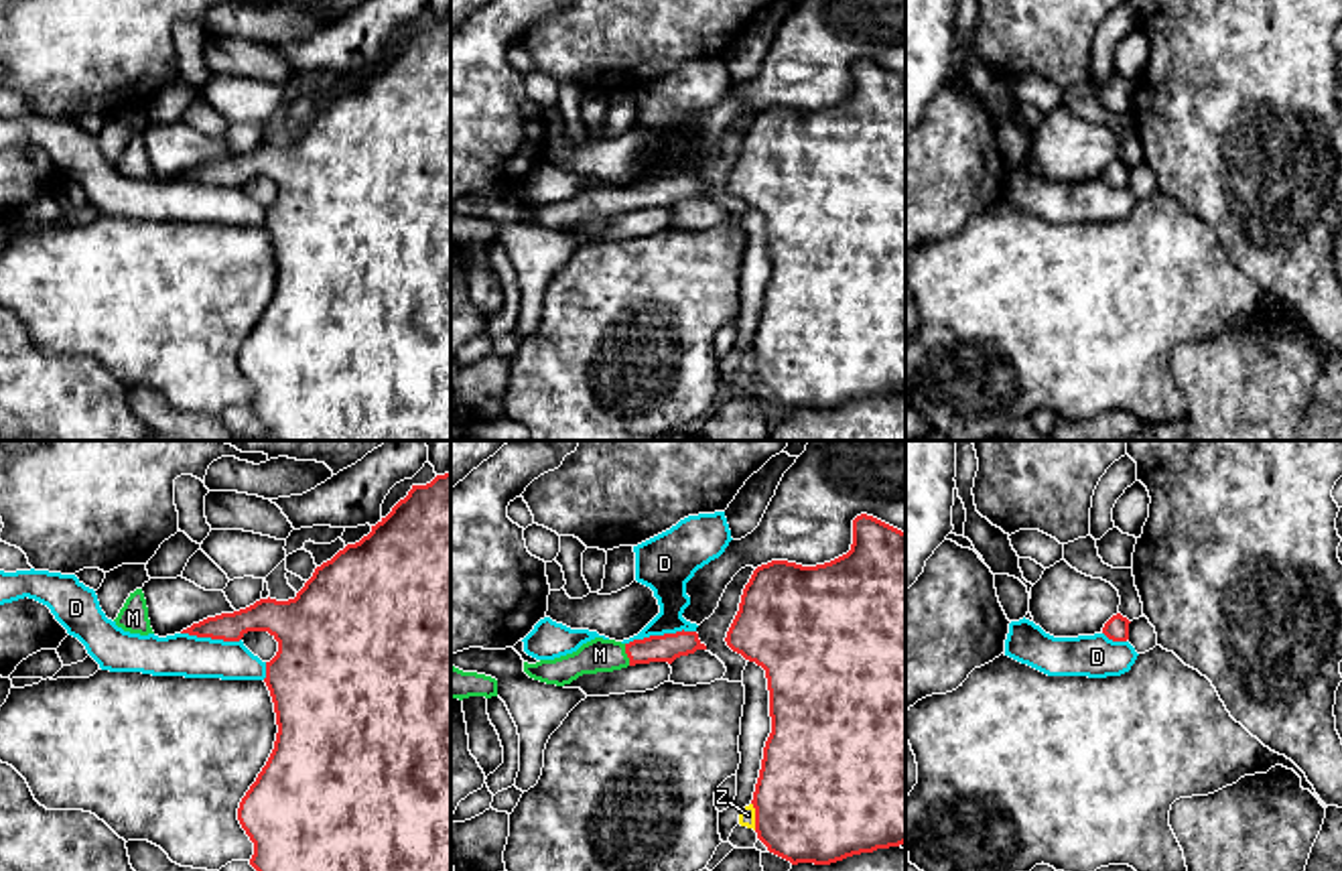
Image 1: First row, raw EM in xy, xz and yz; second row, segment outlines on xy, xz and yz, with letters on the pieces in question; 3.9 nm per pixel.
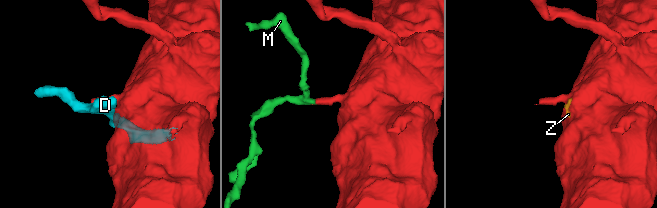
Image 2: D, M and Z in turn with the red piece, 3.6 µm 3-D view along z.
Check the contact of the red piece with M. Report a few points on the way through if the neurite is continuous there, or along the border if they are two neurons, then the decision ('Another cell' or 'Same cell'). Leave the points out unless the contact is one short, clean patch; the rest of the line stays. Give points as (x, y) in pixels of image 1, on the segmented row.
Path across: xz (656, 648), (626, 652), (599, 654). Same cell

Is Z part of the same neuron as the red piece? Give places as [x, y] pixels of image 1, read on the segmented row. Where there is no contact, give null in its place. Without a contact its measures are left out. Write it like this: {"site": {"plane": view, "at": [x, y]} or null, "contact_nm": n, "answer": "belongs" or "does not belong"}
{"site": {"plane": "xz", "at": [756, 817]}, "contact_nm": 110, "answer": "does not belong"}

